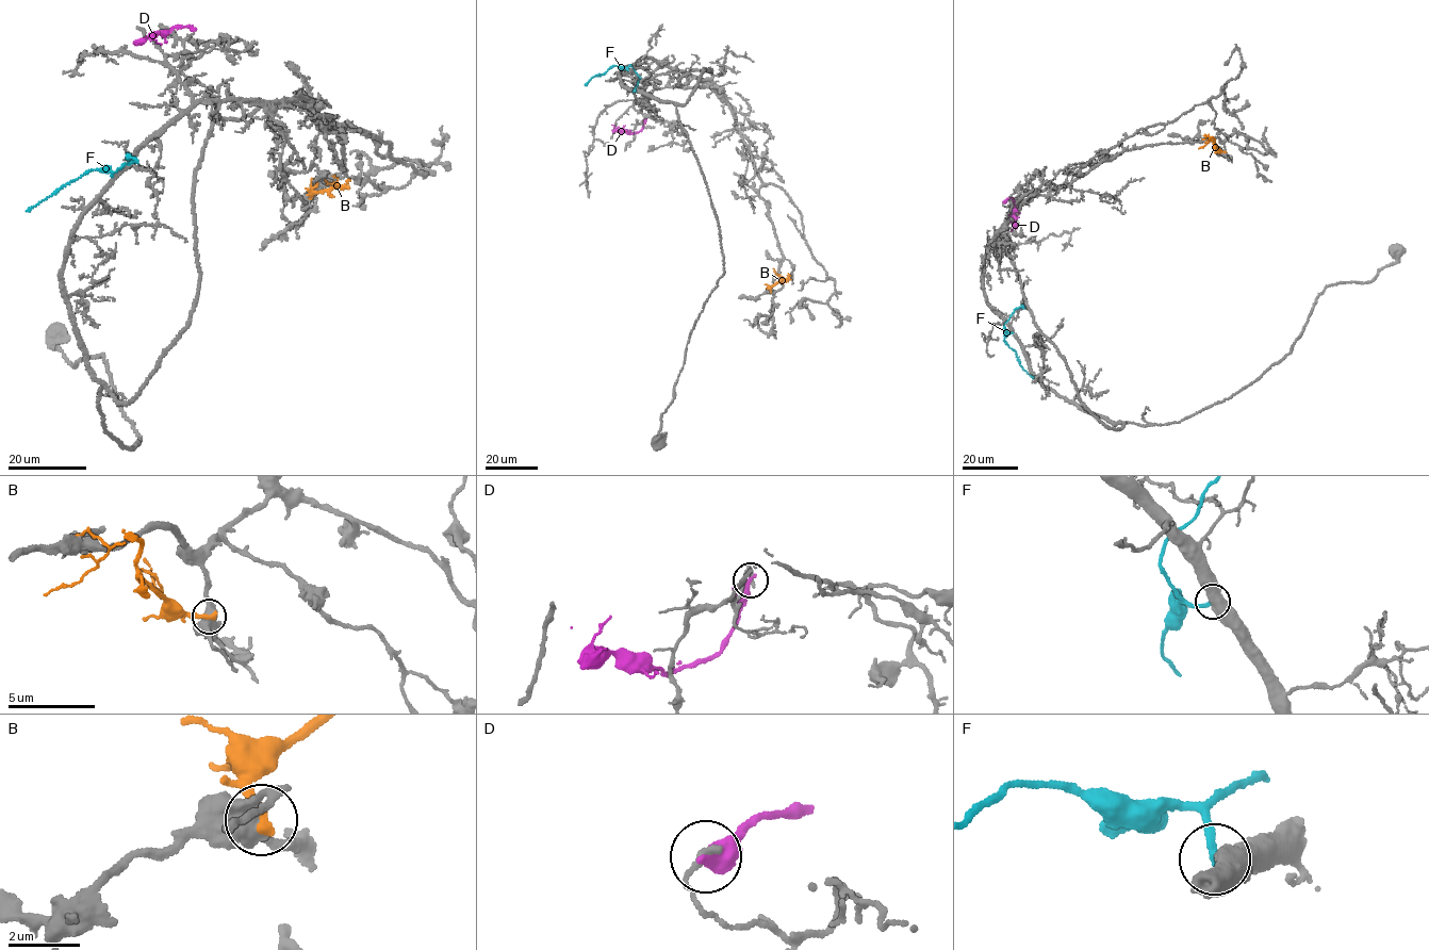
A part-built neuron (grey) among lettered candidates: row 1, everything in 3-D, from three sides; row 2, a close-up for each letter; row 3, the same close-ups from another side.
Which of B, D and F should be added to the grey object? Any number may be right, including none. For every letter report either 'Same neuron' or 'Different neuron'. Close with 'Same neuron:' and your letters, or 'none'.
B: Different neuron
D: Different neuron
F: Different neuron
Same neuron: none

